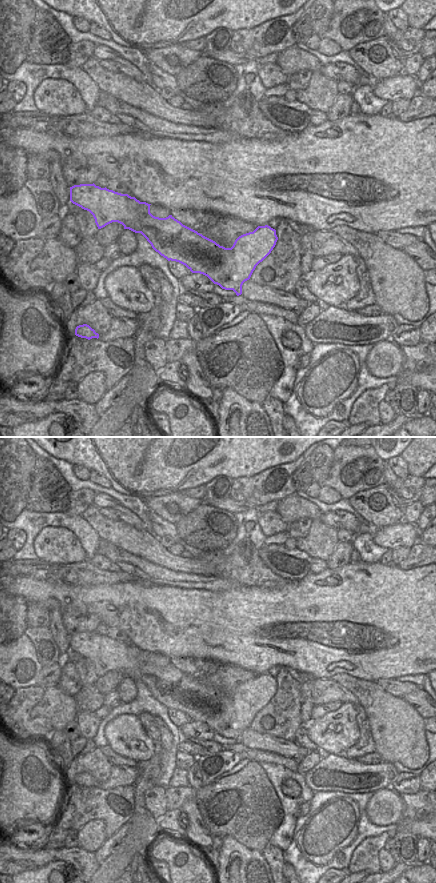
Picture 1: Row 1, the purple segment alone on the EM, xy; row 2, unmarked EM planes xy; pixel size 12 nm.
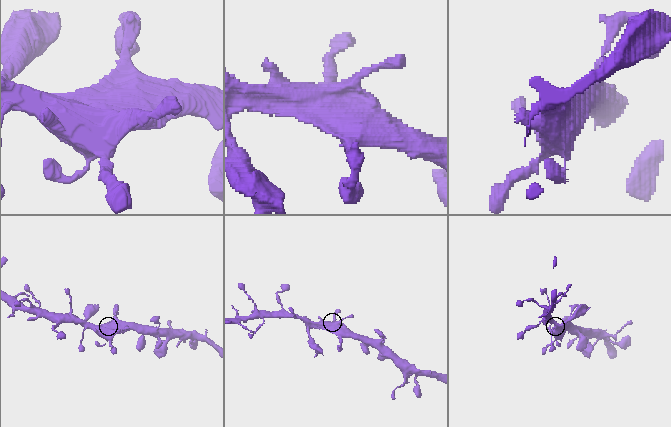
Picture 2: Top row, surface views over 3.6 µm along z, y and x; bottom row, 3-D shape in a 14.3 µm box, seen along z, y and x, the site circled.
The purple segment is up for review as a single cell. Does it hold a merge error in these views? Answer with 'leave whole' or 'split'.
leave whole

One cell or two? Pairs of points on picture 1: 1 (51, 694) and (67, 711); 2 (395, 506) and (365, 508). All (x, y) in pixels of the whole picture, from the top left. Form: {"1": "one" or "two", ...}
{"1": "one", "2": "one"}

